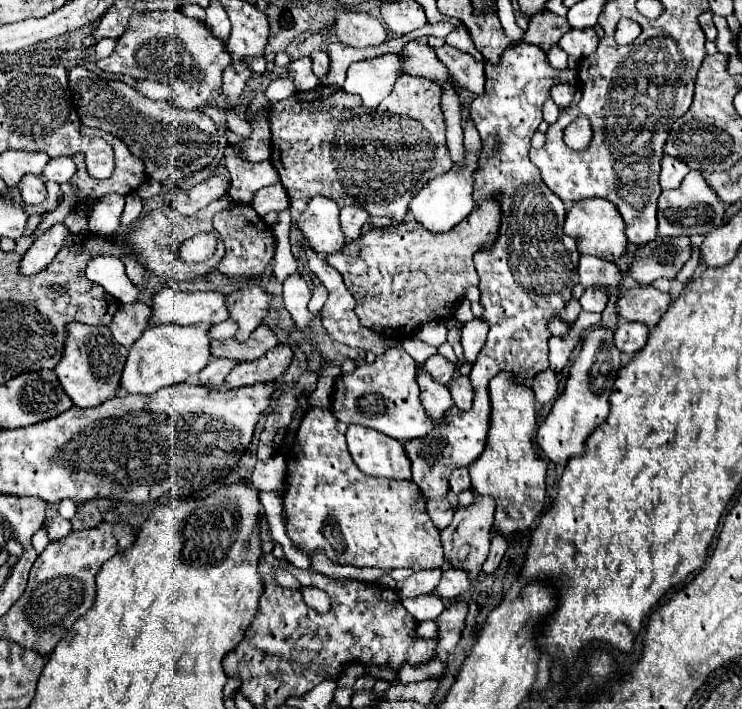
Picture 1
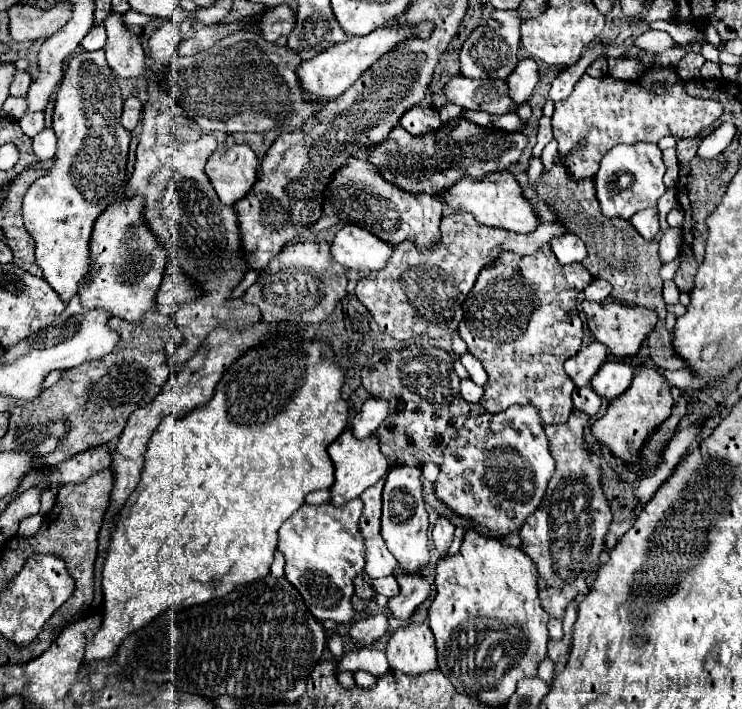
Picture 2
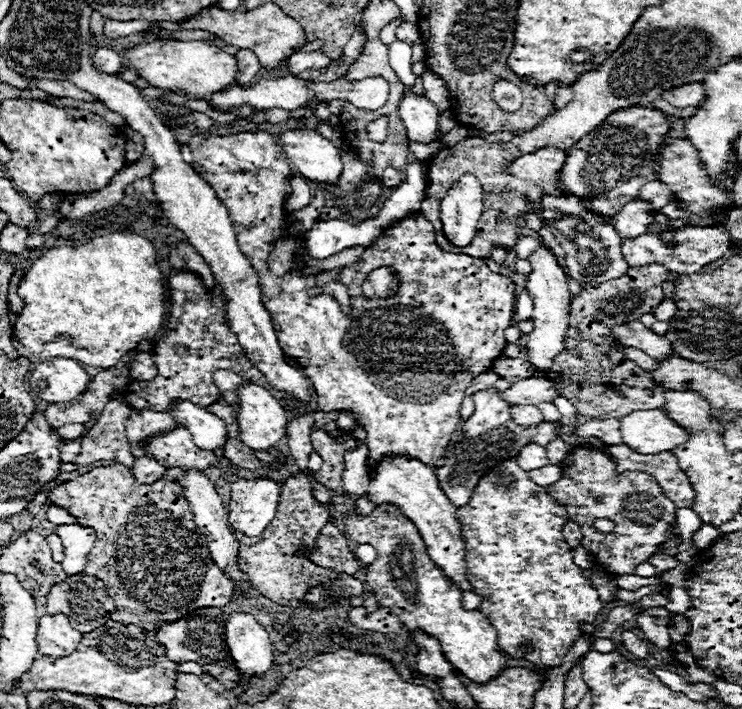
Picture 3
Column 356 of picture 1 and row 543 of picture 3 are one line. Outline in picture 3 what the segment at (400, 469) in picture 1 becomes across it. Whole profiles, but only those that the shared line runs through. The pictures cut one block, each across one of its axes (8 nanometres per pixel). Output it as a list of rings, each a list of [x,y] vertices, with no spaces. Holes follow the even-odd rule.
[[[358,442],[344,454],[342,484],[350,496],[366,496],[376,504],[398,504],[406,512],[406,516],[414,518],[414,524],[418,524],[422,538],[426,540],[428,556],[434,560],[434,564],[438,564],[438,568],[442,568],[442,572],[446,572],[446,576],[450,576],[450,580],[454,580],[462,590],[474,590],[466,576],[466,542],[462,538],[460,520],[456,518],[456,508],[444,496],[438,478],[430,466],[406,456],[386,456],[376,466],[376,474],[370,476],[368,446],[364,442]]]

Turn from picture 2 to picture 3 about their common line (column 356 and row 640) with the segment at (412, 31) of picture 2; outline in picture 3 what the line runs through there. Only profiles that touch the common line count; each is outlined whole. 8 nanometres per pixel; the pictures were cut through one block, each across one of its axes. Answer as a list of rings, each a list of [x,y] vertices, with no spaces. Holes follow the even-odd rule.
[[[56,614],[56,616],[42,616],[38,624],[38,652],[48,656],[66,656],[74,652],[74,646],[80,642],[80,632],[76,632],[70,626],[68,616]]]

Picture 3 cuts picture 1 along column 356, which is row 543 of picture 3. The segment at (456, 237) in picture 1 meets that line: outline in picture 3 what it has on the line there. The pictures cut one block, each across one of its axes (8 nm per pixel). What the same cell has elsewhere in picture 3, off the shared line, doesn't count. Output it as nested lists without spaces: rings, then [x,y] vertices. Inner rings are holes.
[[[298,470],[286,480],[282,488],[282,498],[278,502],[276,518],[266,526],[266,530],[260,536],[242,534],[238,538],[240,570],[248,576],[250,584],[268,600],[282,604],[282,606],[306,606],[304,592],[312,588],[314,584],[334,578],[336,572],[314,564],[308,556],[298,556],[296,550],[302,544],[306,544],[310,550],[316,548],[314,540],[320,536],[320,530],[326,524],[328,524],[326,508],[314,498],[308,474]]]

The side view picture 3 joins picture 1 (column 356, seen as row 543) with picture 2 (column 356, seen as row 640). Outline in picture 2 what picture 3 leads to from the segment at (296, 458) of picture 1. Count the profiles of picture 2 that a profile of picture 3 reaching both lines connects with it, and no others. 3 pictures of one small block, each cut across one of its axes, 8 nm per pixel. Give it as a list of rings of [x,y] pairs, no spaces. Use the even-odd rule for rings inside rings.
[[[354,498],[344,506],[320,504],[300,506],[280,528],[278,550],[286,558],[286,578],[300,590],[304,604],[316,620],[348,624],[354,618],[350,604],[354,596],[354,576],[364,572],[364,540],[358,530],[362,500]]]

